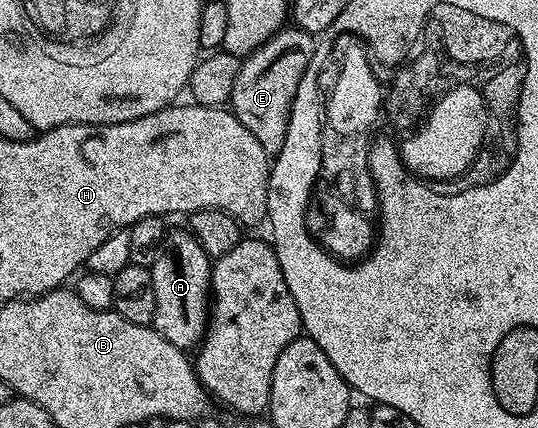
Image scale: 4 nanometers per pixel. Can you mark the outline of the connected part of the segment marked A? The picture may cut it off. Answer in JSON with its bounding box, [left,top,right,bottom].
[149,229,212,351]

